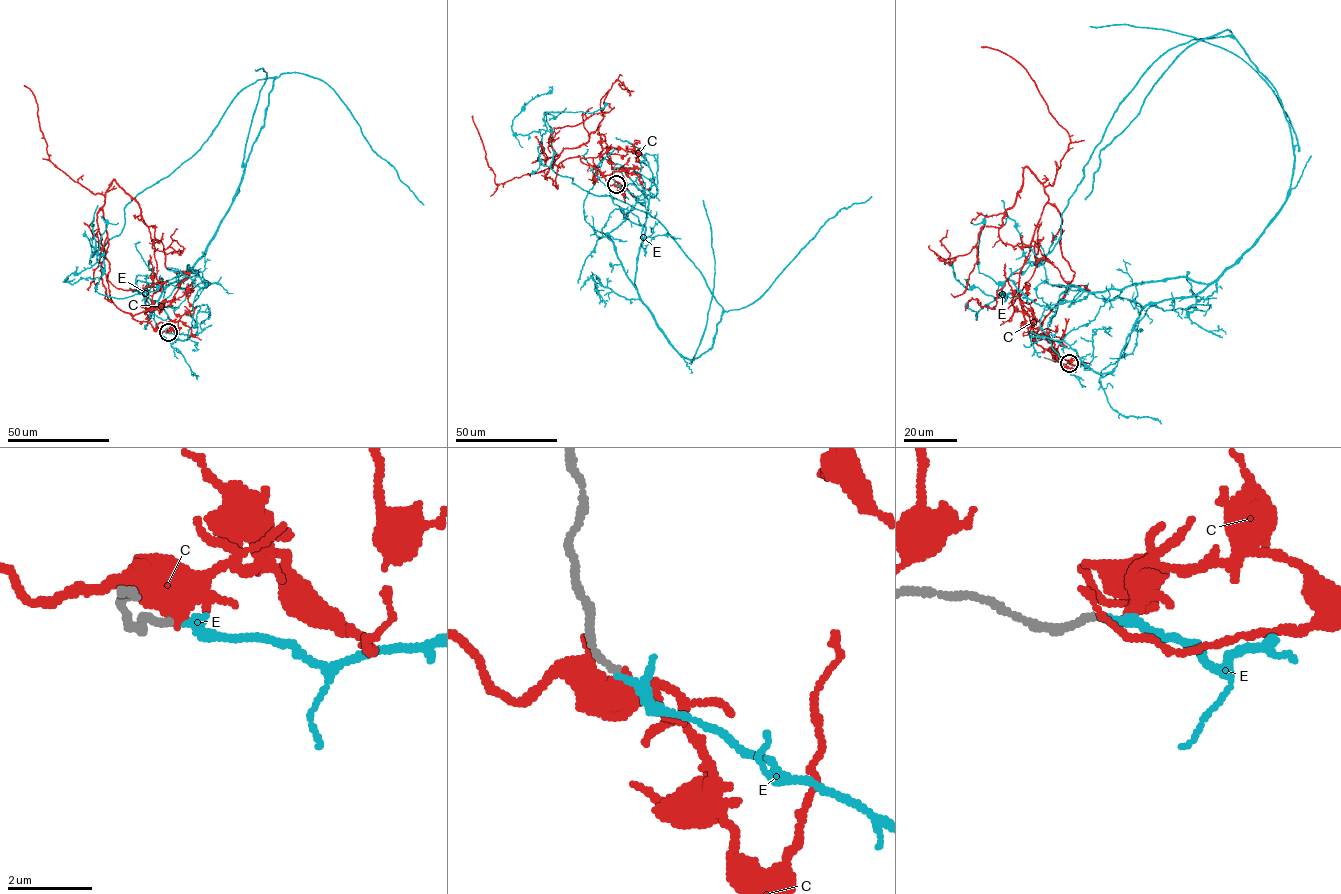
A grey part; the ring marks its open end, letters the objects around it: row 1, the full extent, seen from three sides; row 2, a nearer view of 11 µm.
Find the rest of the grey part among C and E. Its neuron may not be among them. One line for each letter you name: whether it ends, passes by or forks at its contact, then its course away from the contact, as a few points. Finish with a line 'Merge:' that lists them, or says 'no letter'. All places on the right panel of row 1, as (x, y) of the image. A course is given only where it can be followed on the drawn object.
E: it ends there
Merge: E

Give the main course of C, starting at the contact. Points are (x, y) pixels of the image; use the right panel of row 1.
C: (1069, 363), (1034, 341), (1074, 274), (1035, 175), (969, 253), (936, 253), (949, 264), (947, 231)

